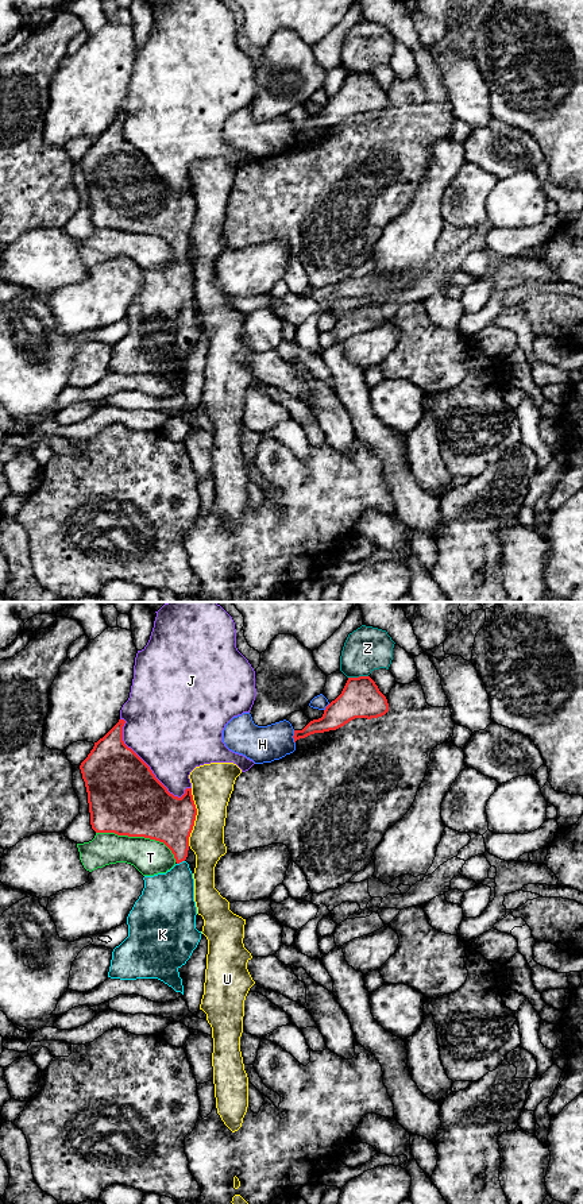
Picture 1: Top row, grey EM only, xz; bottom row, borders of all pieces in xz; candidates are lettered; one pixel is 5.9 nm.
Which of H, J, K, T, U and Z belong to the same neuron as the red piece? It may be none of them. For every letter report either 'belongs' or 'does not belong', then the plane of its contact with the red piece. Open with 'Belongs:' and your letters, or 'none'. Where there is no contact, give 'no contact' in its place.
Belongs: K
H: does not belong; contact in xz
J: does not belong; contact in xz
K: belongs; contact in xz
T: does not belong; contact in xz
U: does not belong; contact in xz
Z: does not belong; contact in xz

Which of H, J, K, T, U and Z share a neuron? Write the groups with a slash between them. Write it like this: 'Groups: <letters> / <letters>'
Groups: H / J / K / T / U / Z

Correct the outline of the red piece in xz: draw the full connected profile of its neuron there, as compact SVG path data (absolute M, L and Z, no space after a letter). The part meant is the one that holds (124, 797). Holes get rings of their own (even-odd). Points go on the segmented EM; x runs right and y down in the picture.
M119 722L97 742L80 769L88 792L90 825L96 833L115 833L117 836L144 837L163 842L174 854L175 865L166 873L144 876L144 888L127 916L128 937L113 949L108 977L120 980L158 979L184 995L182 979L178 969L186 964L201 939L196 929L197 907L194 902L194 879L185 861L189 850L189 837L194 826L197 809L192 788L178 798L155 777L150 767L123 741L123 726Z

